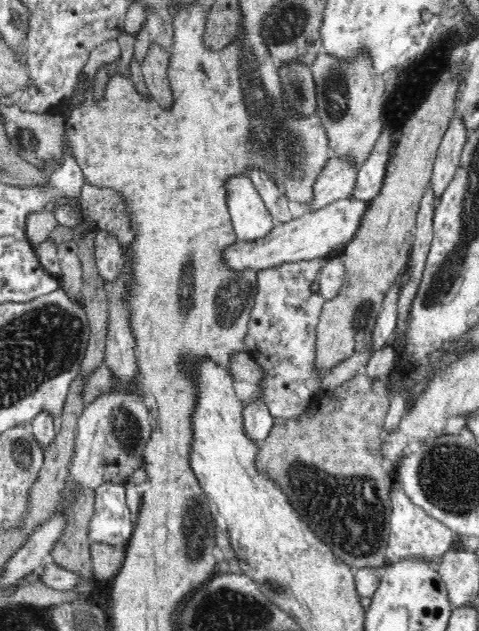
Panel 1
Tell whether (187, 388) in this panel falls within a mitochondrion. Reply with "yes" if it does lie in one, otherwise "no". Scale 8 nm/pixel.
no

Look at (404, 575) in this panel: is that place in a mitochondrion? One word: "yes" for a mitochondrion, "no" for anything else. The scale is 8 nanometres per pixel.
no

